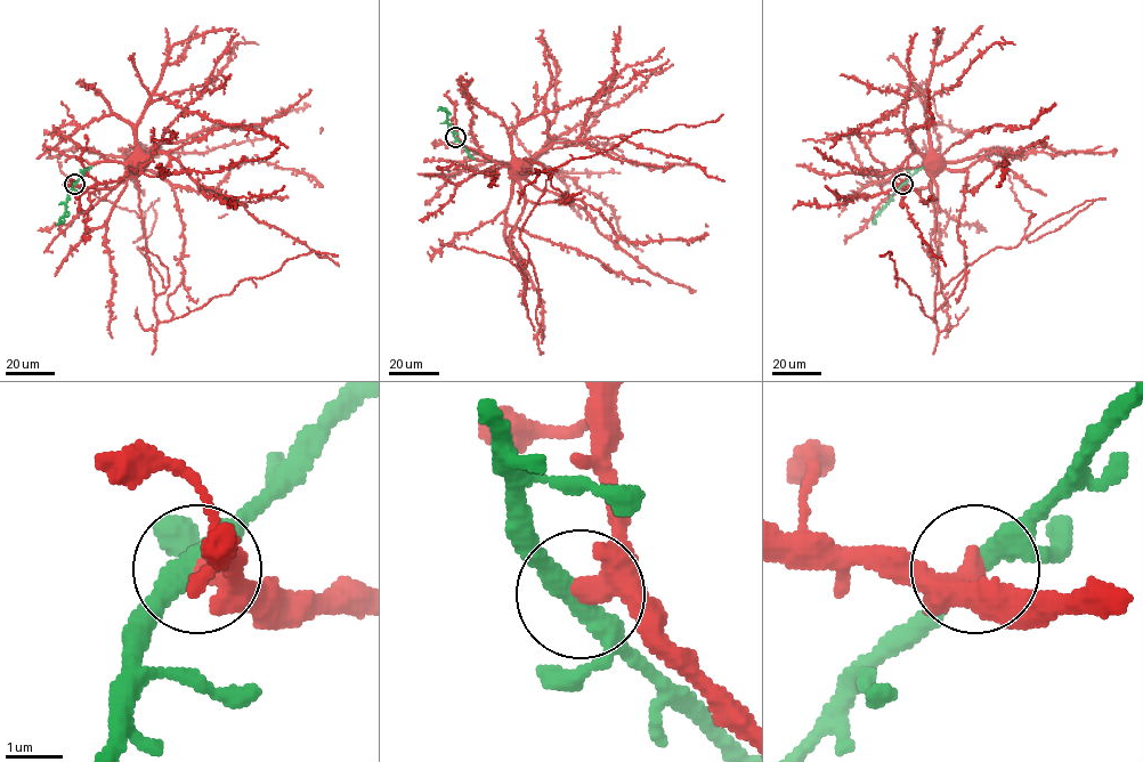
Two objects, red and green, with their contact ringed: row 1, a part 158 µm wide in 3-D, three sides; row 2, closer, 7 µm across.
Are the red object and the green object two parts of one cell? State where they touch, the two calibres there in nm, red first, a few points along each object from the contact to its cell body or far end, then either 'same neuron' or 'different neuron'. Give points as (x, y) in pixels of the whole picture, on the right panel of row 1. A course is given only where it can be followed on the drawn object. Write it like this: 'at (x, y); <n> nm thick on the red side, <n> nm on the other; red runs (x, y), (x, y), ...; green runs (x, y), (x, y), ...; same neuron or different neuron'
at (902, 184); 280 nm thick on the red side, 360 nm on the other; red runs (902, 184), (925, 188), (932, 177), (937, 187), (935, 294), (1024, 235), (1032, 213), (1003, 160); green runs (902, 184), (873, 218), (876, 221); same neuron

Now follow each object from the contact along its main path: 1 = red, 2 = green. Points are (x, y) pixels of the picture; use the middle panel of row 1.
1: (455, 137), (497, 163), (549, 178), (519, 235), (527, 266), (438, 238)
2: (455, 137), (447, 123), (447, 114), (440, 108), (444, 111)

